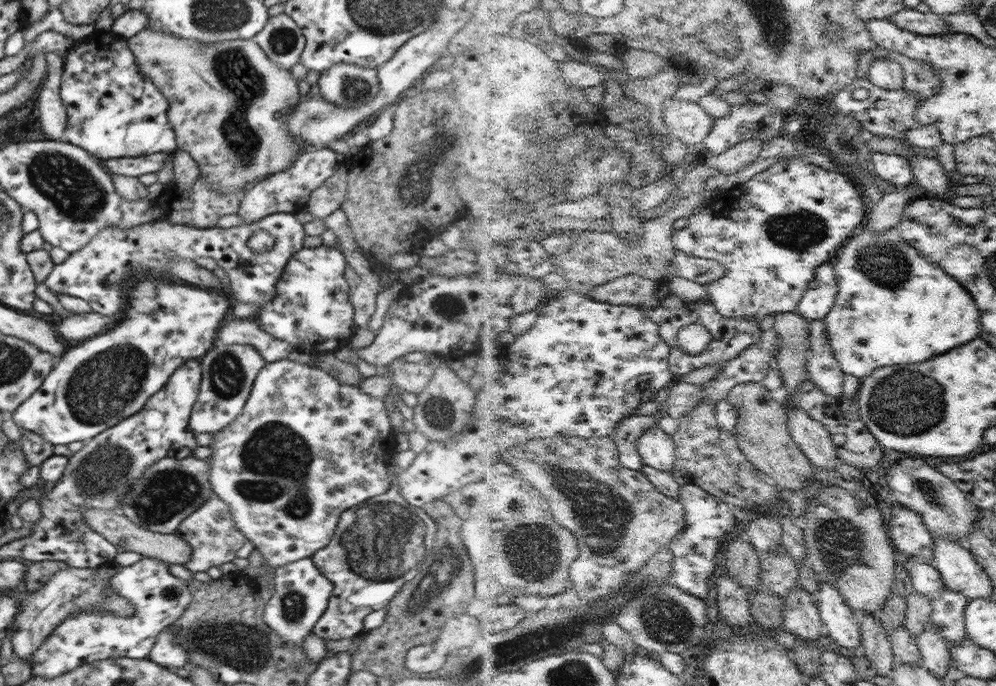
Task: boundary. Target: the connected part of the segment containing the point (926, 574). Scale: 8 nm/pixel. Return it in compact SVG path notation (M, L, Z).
M902 558L905 568L912 577L913 586L917 592L922 592L928 600L938 598L938 592L945 588L940 572L926 562L924 558Z

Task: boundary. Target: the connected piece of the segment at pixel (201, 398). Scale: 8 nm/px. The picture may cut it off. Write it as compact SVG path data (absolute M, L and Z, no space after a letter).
M220 340L215 341L211 349L200 358L200 392L192 408L189 427L195 433L214 433L234 422L250 396L256 375L266 363L262 355L248 344L229 345Z

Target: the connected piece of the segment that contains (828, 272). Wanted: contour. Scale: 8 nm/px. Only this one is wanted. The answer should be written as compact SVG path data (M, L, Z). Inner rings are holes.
M826 262L818 268L814 282L810 284L796 312L810 322L824 321L833 312L840 292L835 262Z

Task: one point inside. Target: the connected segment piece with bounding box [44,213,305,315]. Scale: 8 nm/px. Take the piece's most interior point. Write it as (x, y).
(99, 274)

